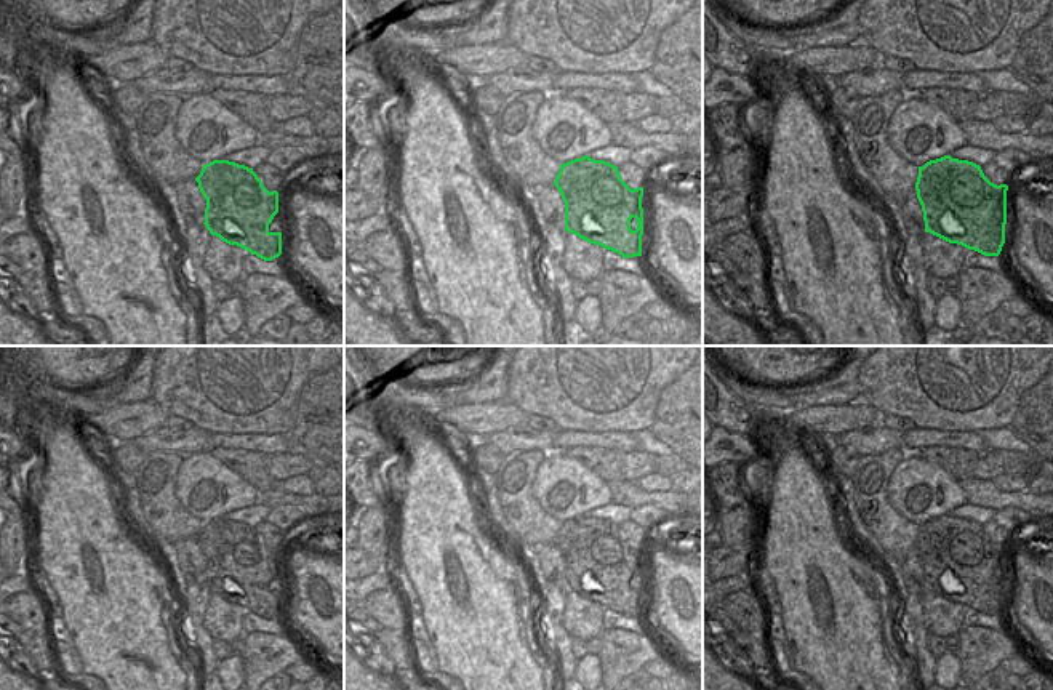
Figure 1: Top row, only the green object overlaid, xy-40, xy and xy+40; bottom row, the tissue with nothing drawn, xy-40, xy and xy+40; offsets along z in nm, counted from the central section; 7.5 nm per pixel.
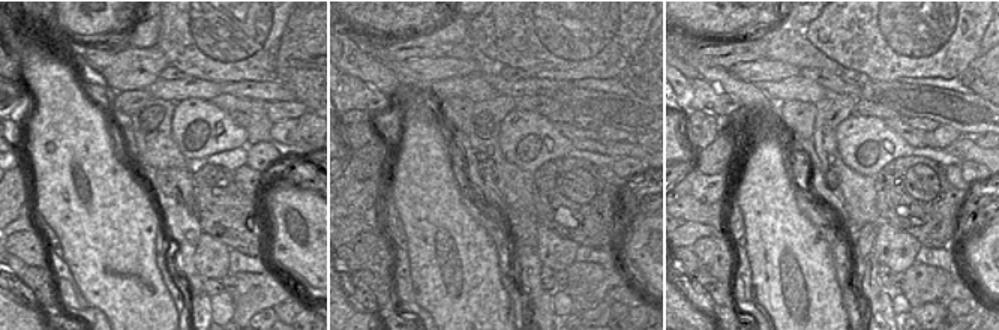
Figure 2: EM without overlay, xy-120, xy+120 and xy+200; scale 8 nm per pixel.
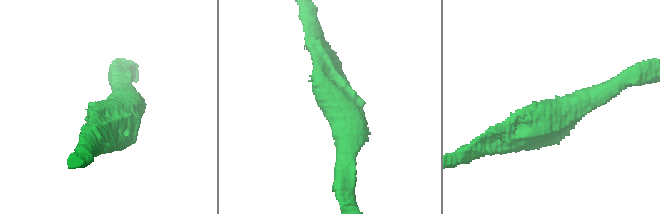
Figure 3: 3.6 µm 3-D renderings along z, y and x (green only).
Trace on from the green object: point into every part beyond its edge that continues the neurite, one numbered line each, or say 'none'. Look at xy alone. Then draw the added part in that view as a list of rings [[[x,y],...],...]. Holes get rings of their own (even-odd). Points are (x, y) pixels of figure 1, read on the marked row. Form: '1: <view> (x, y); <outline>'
none

